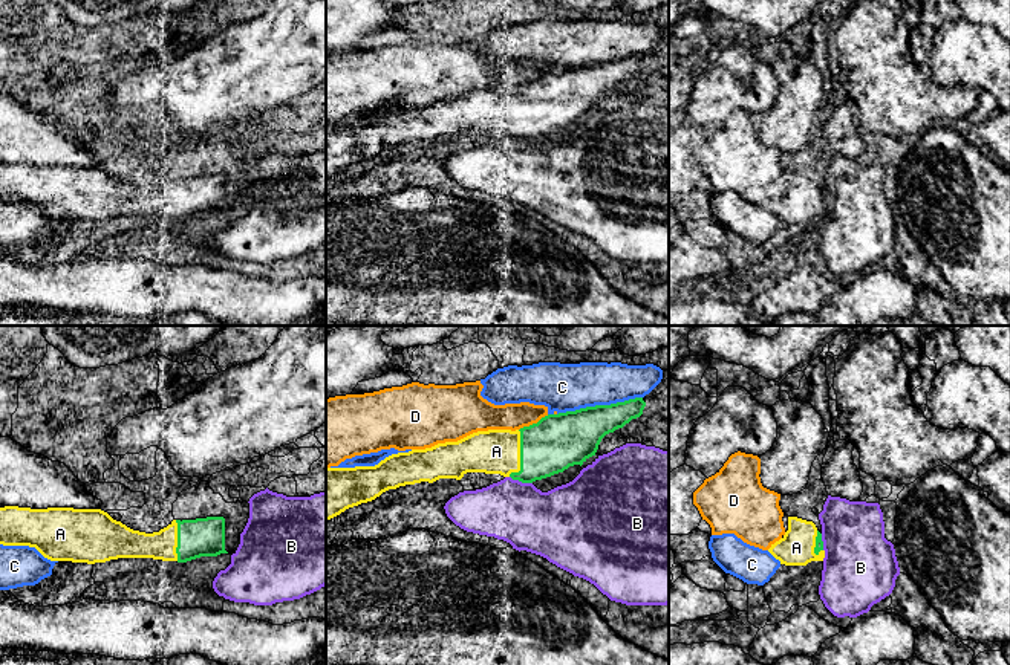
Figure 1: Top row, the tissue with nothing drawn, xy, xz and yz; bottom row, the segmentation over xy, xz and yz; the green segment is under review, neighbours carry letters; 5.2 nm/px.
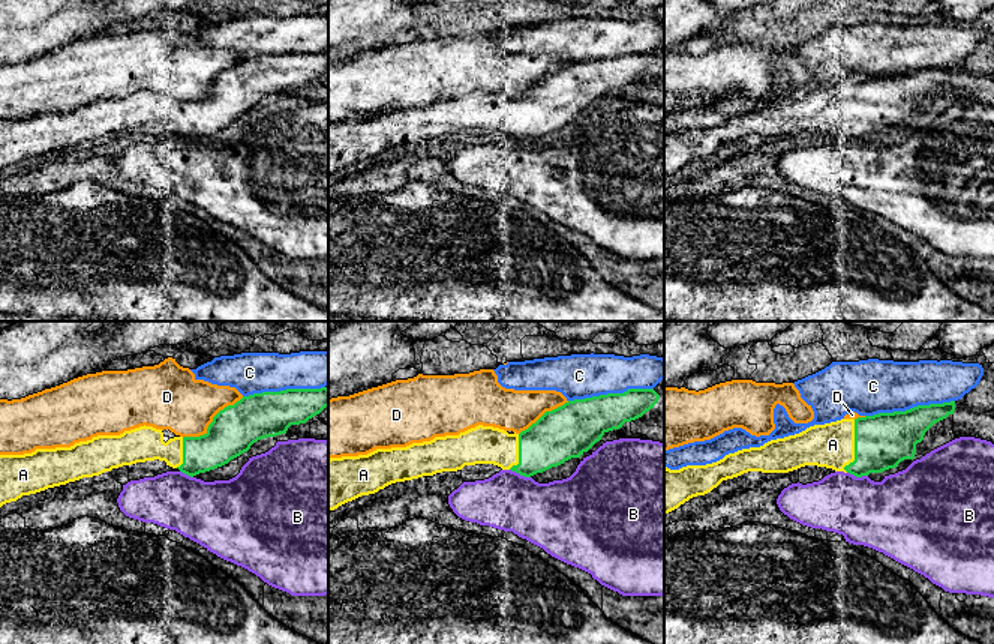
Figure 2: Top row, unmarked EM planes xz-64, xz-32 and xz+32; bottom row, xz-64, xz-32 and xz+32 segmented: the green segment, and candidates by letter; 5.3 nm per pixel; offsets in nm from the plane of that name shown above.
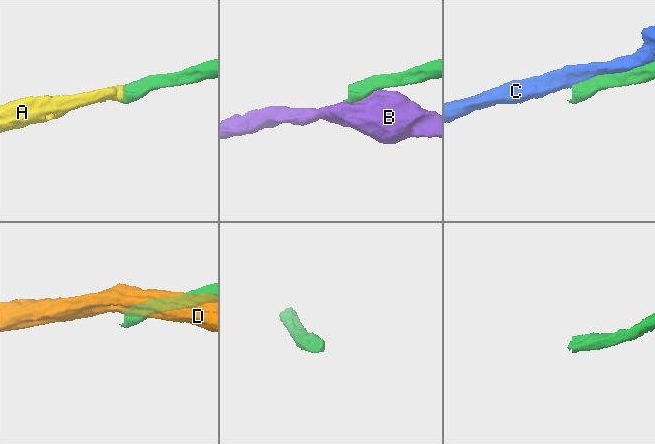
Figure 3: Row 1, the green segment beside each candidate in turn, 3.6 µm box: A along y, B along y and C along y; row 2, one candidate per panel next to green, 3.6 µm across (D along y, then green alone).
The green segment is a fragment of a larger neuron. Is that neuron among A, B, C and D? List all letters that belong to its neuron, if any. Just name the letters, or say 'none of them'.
A

